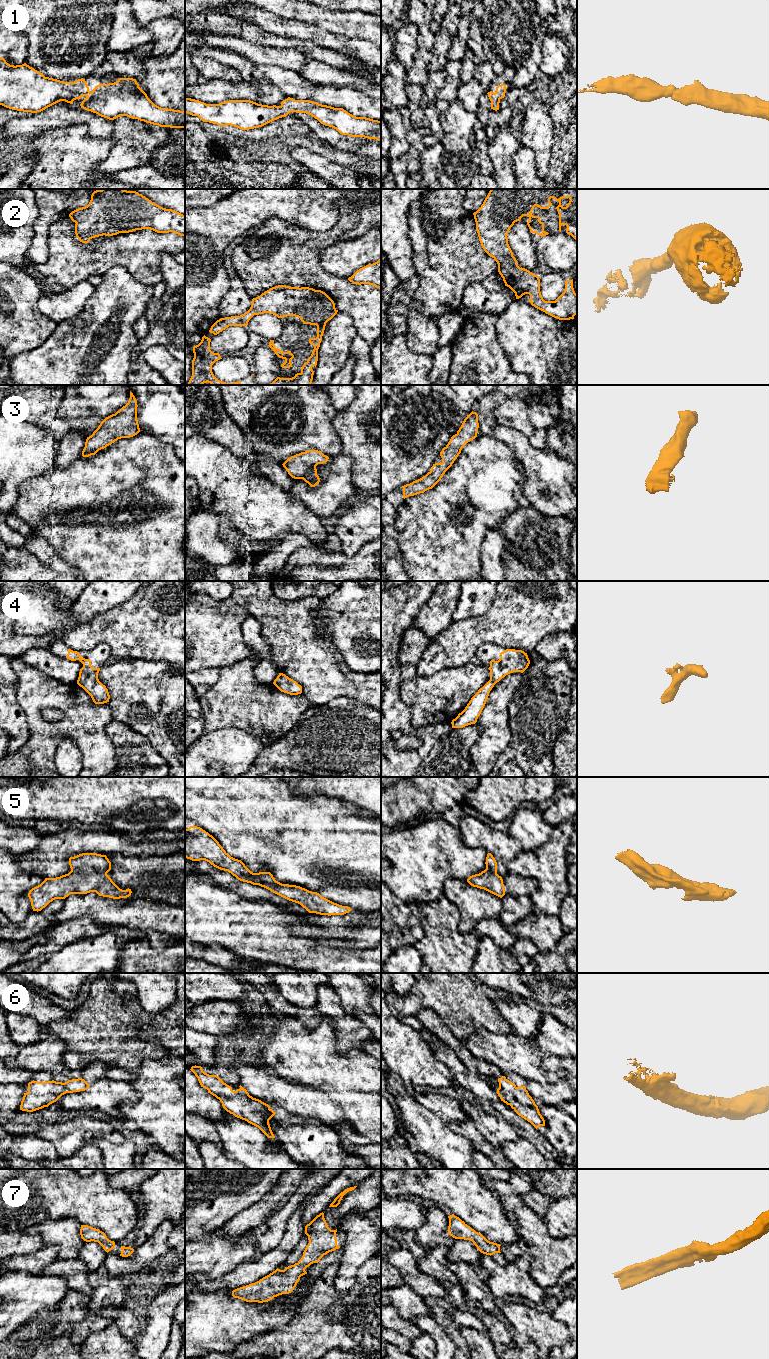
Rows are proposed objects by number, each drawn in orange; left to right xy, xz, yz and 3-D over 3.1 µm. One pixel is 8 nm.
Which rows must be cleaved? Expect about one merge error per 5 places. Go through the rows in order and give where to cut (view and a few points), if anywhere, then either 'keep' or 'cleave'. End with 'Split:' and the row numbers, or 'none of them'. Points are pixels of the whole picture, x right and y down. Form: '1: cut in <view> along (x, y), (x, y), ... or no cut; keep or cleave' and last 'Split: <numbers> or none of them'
1: no cut; keep
2: no cut; keep
3: no cut; keep
4: no cut; keep
5: no cut; keep
6: no cut; keep
7: no cut; keep
Split: none of them

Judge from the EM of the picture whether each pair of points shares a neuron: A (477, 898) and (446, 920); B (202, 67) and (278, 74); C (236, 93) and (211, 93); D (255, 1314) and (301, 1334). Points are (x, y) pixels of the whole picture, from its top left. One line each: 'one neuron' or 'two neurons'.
A: two neurons
B: two neurons
C: one neuron
D: two neurons

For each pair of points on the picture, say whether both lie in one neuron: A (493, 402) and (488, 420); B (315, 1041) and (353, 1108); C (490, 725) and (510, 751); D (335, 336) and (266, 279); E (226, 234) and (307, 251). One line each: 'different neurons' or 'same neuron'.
A: same neuron
B: same neuron
C: different neurons
D: different neurons
E: different neurons

